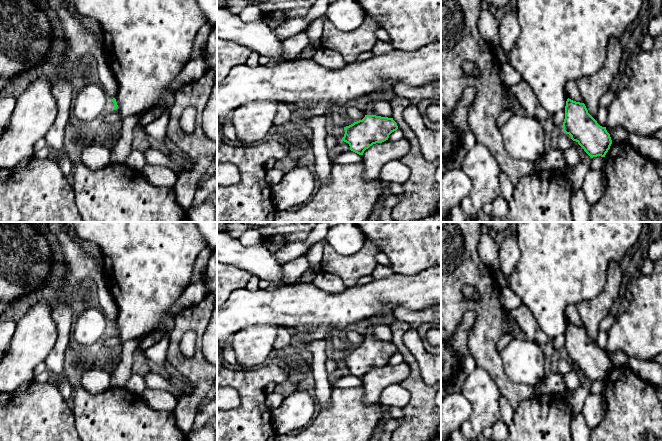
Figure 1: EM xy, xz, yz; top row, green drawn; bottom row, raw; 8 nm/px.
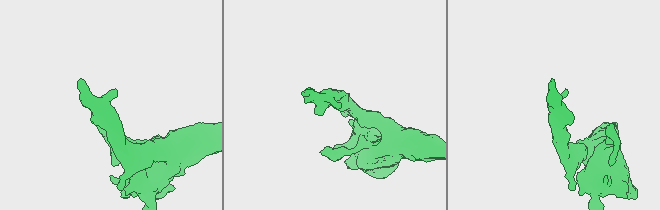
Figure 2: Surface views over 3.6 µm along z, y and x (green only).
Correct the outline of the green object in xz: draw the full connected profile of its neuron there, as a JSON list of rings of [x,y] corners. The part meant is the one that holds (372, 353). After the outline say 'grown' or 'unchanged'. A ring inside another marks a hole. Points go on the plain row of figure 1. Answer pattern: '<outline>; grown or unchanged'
[[[375,325],[367,326],[362,344],[344,351],[345,358],[342,365],[350,370],[350,374],[363,379],[364,375],[376,367],[388,364],[389,359],[398,353],[393,342],[376,340],[373,338]]]; grown

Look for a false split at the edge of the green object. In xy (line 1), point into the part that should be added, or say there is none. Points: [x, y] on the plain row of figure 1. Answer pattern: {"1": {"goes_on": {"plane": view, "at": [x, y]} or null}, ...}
{"1": {"goes_on": null}}

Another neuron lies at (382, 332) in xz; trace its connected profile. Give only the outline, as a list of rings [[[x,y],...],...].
[[[376,324],[374,327],[373,339],[392,342],[392,332],[390,325]]]

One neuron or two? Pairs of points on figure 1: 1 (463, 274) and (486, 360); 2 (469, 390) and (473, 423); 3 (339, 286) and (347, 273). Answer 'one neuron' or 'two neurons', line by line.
1: one neuron
2: one neuron
3: two neurons

